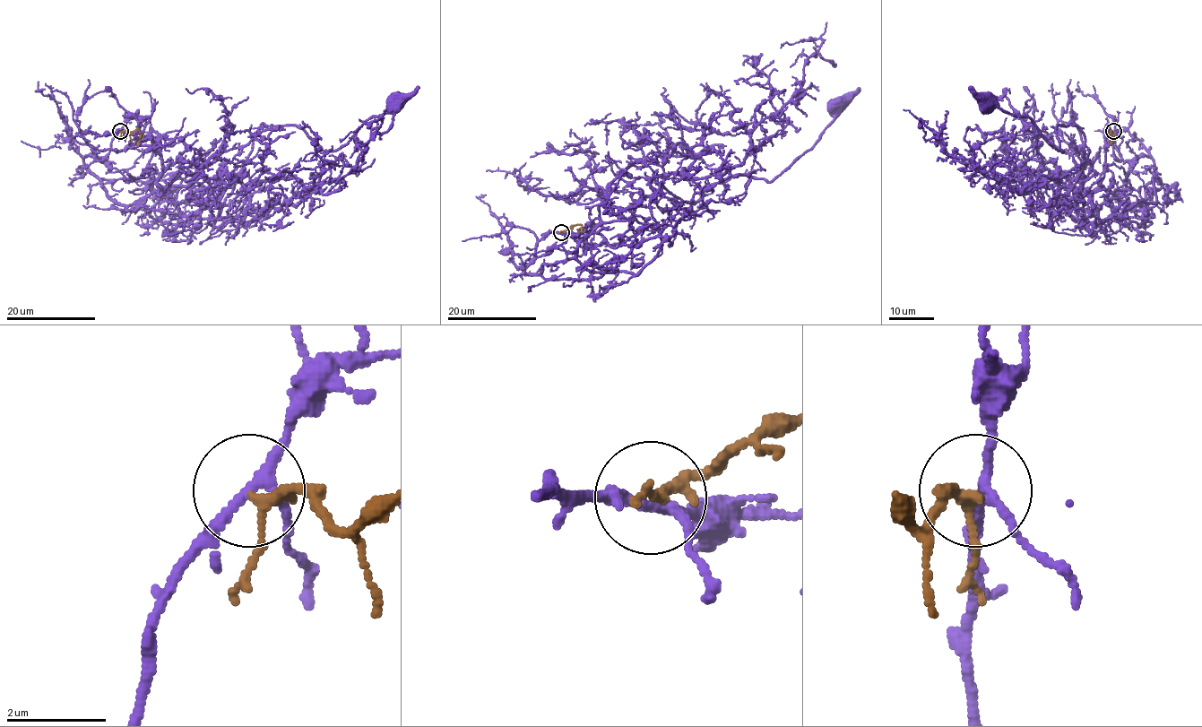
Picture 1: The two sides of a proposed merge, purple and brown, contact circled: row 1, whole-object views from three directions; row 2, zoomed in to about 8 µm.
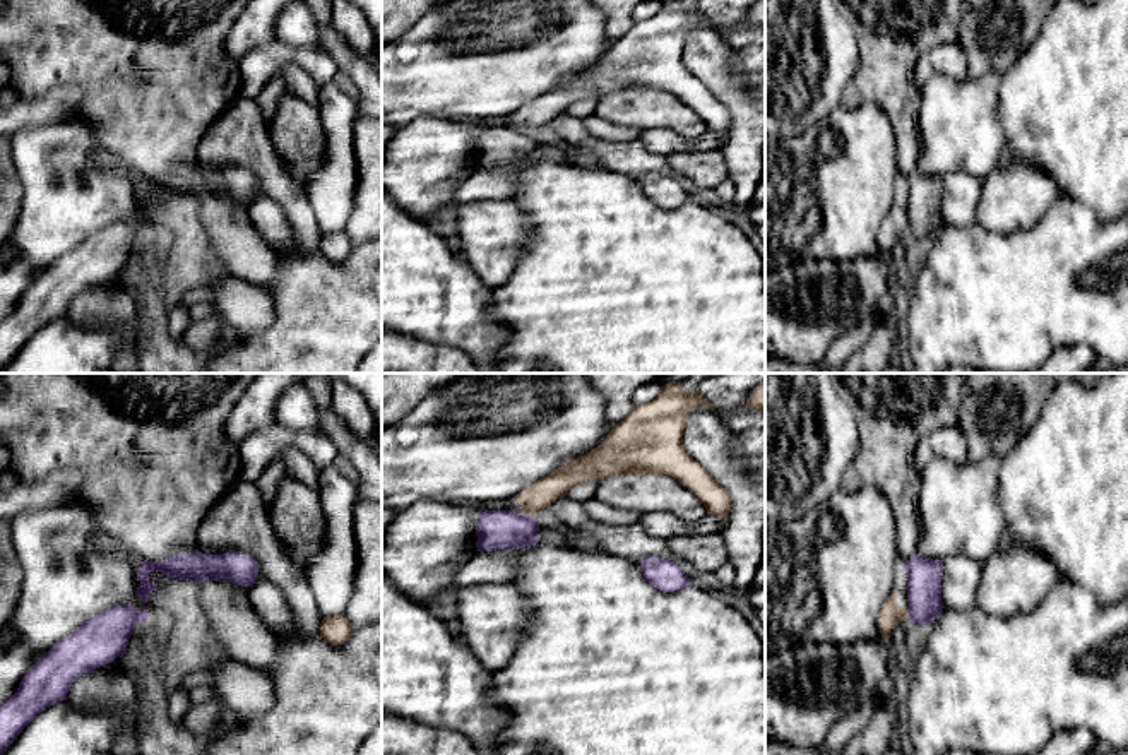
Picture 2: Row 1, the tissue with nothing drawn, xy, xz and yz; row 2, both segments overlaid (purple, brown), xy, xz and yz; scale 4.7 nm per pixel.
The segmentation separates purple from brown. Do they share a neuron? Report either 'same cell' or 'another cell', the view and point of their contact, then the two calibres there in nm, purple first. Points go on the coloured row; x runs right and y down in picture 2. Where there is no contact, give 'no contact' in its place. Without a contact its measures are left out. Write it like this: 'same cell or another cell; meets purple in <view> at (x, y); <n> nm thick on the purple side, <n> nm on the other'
another cell; meets purple in yz at (908, 615); 160 nm thick on the purple side, 110 nm on the other

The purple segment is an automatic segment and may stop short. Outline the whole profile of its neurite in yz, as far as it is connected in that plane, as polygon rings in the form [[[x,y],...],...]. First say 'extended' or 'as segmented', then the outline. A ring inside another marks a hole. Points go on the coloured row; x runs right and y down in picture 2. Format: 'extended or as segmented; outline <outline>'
as segmented; outline [[[914,555],[902,568],[907,577],[907,620],[928,627],[945,608],[941,603],[943,562]]]

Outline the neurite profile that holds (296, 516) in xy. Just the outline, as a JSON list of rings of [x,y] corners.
[[[288,476],[270,503],[270,524],[289,555],[306,563],[325,541],[327,520],[317,490]]]

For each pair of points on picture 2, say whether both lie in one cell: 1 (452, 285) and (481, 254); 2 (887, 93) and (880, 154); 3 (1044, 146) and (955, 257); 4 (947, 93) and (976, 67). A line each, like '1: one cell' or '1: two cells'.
1: two cells
2: two cells
3: two cells
4: two cells

